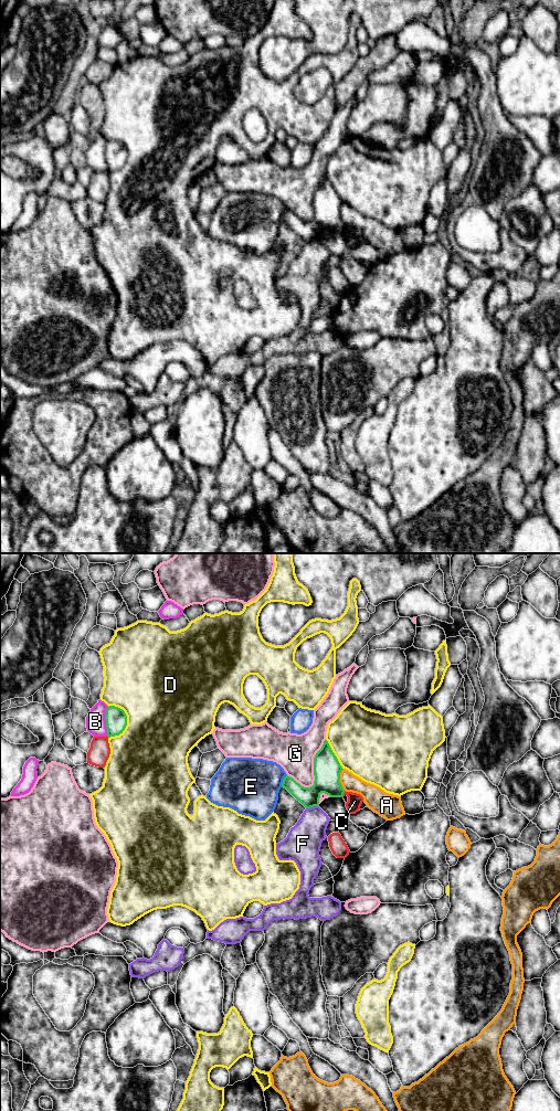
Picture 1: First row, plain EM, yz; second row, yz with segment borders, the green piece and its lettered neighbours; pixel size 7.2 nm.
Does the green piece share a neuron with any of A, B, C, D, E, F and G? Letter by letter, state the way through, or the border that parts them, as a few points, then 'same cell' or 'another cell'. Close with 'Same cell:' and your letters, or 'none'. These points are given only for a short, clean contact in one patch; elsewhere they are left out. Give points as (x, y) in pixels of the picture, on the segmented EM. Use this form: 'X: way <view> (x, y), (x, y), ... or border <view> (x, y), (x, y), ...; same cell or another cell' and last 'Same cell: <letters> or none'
A: border yz (342, 769), (340, 784), (345, 790); another cell
B: another cell
C: another cell
D: another cell
E: another cell
F: another cell
G: another cell
Same cell: none

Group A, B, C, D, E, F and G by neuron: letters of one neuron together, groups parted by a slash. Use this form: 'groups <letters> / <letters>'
groups A F / B / C / D / E / G

